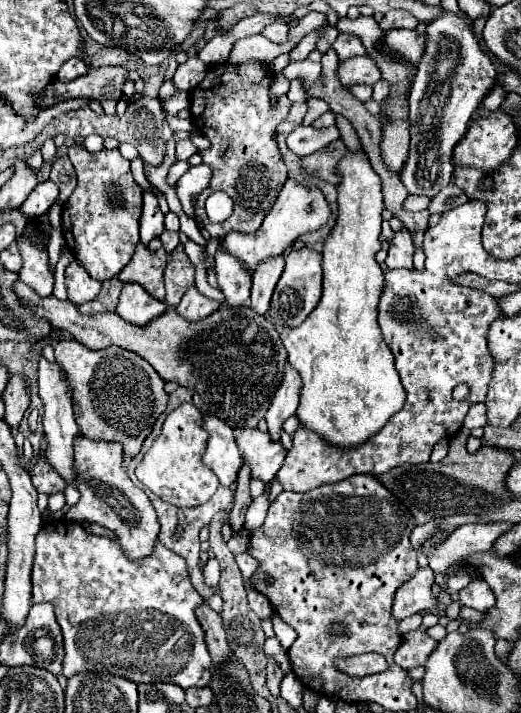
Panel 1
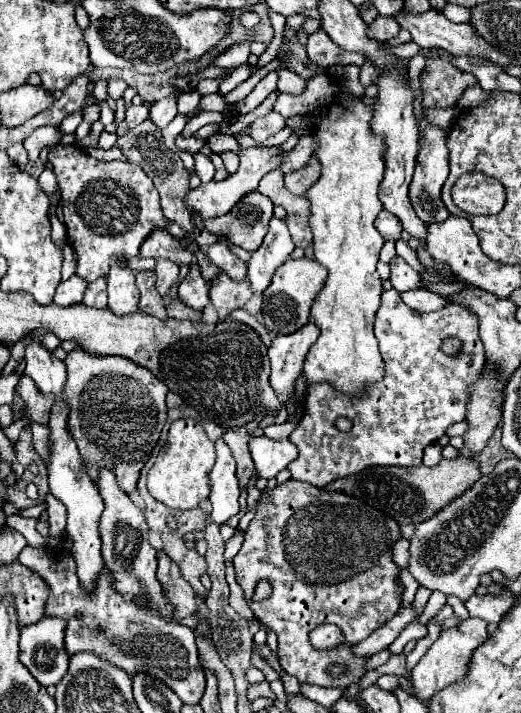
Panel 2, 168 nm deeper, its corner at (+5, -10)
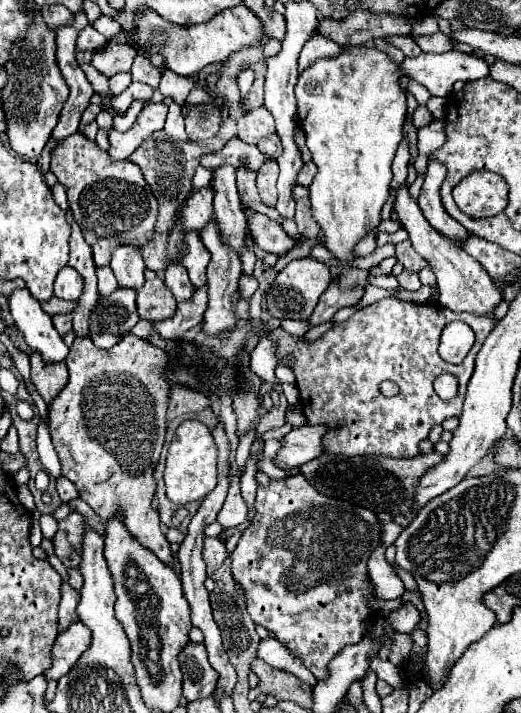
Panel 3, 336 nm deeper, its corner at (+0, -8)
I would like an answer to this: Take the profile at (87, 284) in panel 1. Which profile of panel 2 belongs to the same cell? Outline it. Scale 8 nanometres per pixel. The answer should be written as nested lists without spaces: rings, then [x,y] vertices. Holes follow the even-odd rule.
[[[71,275],[67,281],[59,283],[57,293],[55,293],[55,305],[59,305],[59,307],[71,307],[71,305],[81,303],[85,287],[87,287],[87,283],[81,277]]]

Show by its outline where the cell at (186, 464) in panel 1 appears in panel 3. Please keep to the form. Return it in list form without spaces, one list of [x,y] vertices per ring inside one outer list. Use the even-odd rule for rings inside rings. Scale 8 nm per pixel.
[[[184,421],[176,429],[176,437],[172,439],[168,449],[164,471],[168,499],[178,505],[204,499],[216,485],[216,463],[218,463],[218,447],[214,443],[210,429],[200,421]]]

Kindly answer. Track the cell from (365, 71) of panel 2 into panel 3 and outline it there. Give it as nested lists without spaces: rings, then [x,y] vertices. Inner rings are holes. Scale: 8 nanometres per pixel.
[[[452,49],[448,53],[422,53],[416,59],[406,57],[402,73],[422,83],[434,97],[446,97],[456,81],[474,81],[488,75],[488,63],[482,57]]]

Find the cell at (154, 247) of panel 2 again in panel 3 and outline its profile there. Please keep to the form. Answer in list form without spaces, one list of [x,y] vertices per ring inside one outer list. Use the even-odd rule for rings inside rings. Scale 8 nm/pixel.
[[[170,265],[166,269],[166,275],[164,275],[164,283],[166,287],[172,291],[172,295],[176,297],[176,301],[188,301],[192,297],[192,293],[196,291],[196,287],[190,283],[188,279],[188,273],[184,267],[178,267],[178,265]]]

